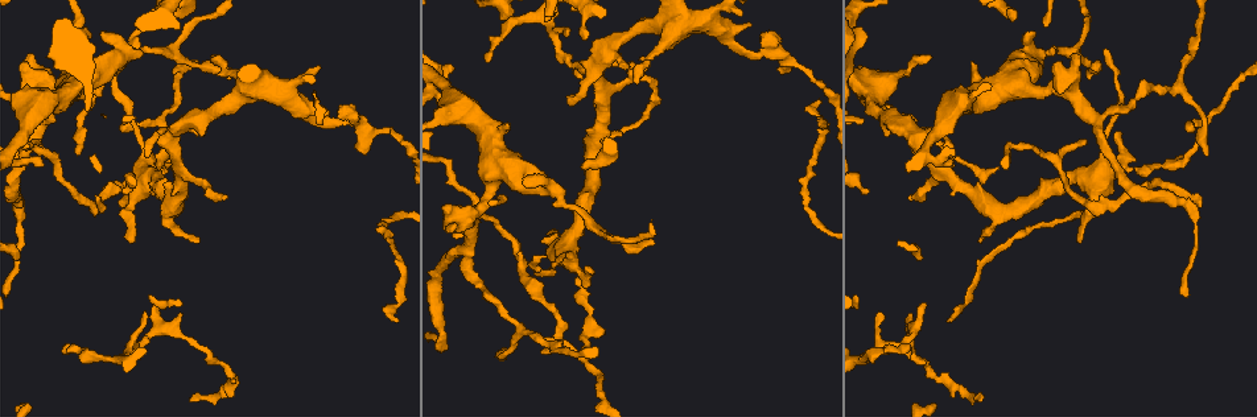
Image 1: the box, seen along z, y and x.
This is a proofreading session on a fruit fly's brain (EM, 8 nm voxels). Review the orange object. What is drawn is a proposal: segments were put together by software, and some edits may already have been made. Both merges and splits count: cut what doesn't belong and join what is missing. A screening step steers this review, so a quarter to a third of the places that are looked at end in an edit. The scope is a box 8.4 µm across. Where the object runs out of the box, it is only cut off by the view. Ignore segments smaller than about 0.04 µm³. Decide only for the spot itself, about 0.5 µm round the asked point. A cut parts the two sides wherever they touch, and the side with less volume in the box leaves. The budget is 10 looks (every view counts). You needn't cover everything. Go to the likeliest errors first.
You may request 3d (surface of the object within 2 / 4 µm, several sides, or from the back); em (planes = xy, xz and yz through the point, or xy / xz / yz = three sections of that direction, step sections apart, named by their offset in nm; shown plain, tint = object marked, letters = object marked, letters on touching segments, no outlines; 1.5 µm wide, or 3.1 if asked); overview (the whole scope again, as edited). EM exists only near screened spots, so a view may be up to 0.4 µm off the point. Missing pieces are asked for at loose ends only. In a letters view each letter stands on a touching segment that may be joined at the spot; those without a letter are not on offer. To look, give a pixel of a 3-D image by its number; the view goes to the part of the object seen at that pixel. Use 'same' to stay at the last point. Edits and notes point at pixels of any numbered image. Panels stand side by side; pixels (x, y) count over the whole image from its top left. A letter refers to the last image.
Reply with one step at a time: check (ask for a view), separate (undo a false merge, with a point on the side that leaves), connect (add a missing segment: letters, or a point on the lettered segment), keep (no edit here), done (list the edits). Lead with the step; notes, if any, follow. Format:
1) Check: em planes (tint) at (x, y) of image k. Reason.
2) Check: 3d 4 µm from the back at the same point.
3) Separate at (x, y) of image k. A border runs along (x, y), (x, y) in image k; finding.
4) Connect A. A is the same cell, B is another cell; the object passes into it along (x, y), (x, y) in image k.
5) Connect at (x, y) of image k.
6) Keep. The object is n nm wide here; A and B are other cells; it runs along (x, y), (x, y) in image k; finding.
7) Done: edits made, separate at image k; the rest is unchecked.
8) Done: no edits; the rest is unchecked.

Check: 3d 2 µm at (1201, 207) of image 1. Tapers out.

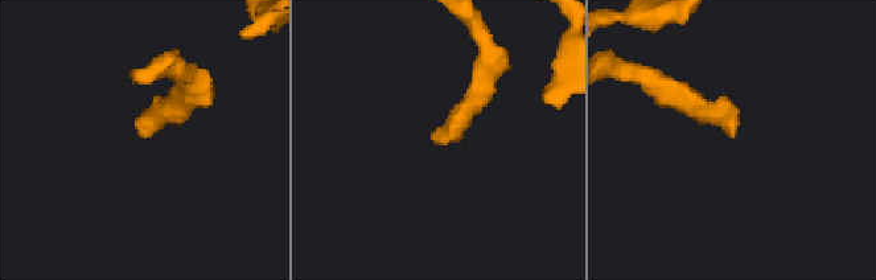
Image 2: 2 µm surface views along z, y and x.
Check: em planes (plain) at (437, 137) of image 2. Now the EM.

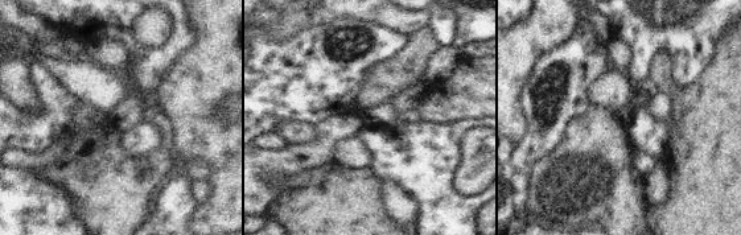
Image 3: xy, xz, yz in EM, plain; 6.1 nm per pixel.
Check: em planes (letters) at the same point. See the neighbours.

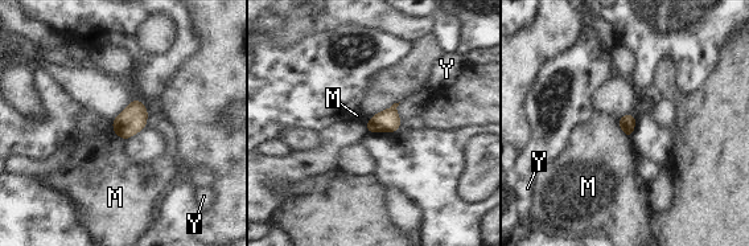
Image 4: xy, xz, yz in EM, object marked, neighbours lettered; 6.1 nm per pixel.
Keep. M and Y are other cells; a border runs along (616, 121), (629, 139) in image 4; none of them fits.

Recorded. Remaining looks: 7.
Check: 3d 4 µm at (1105, 49) of image 1. An open end.

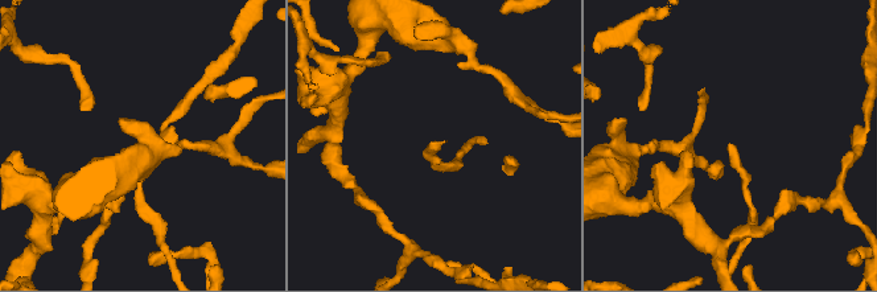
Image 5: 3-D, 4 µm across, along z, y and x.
Check: em yz step 8 (tint) at (729, 148) of image 5.

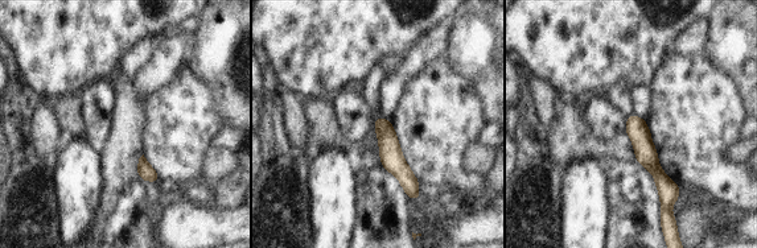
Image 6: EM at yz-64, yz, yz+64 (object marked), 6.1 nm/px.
Check: em planes (letters) at the same point.

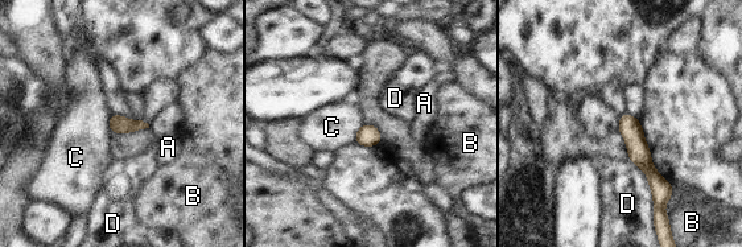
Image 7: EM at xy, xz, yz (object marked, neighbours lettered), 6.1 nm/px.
Keep. The object is 110 nm wide here; A, B, C and D are other cells; no lettered segment goes on from it.

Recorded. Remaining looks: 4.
Check: 3d 2 µm at (223, 200) of image 1. An open end.

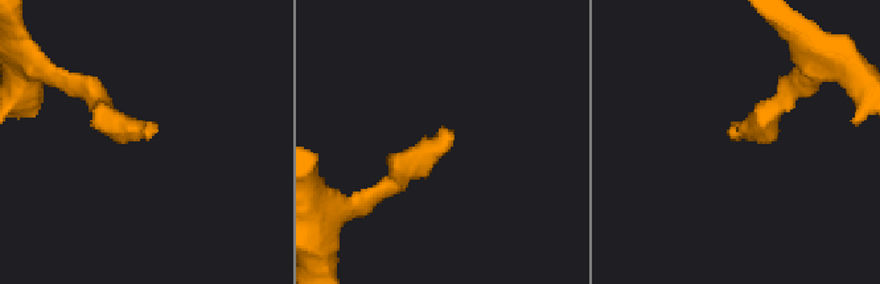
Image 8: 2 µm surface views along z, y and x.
Check: em yz step 4 (letters) at (146, 139) of image 8. Shape alone is not enough.

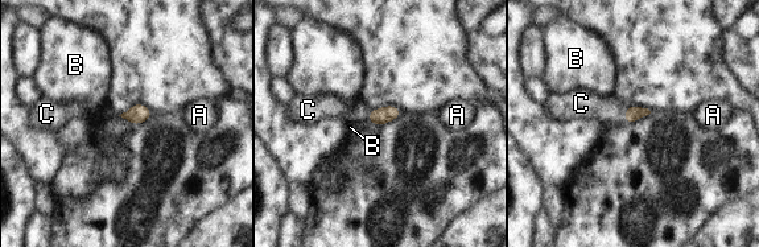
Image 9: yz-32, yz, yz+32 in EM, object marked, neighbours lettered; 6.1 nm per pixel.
Connect C. The object is 90 nm wide here; C is the same cell, A and B are other cells; the object passes into it along (632, 112), (625, 115), (606, 110) in image 9; the neuron continues.

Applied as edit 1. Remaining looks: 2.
Done: edits made, connect at image 9; the rest is unchecked.

